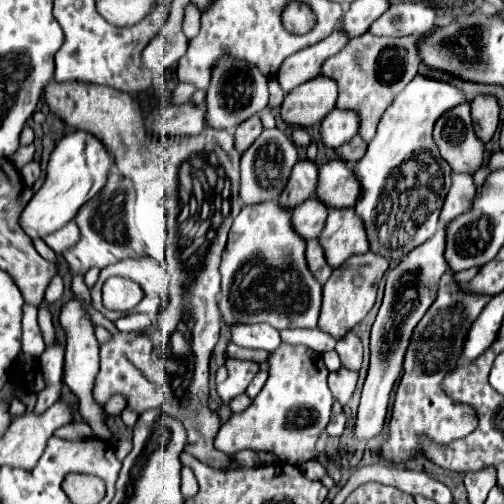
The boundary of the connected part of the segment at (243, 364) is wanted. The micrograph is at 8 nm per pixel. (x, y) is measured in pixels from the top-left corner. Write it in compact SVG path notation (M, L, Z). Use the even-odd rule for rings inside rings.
M229 358L225 362L225 368L227 368L229 376L227 376L225 382L217 384L217 394L221 396L223 402L231 402L235 396L245 394L245 388L253 380L253 376L259 372L259 364L257 362Z

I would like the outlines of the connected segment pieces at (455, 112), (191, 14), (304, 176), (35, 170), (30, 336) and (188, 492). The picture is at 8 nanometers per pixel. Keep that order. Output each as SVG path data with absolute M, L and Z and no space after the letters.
M459 104L457 108L451 108L441 116L433 128L433 140L441 152L441 156L447 160L447 164L453 168L453 172L477 172L477 168L483 166L483 142L477 140L471 124L469 104Z
M189 4L187 10L185 10L185 20L183 20L183 32L185 32L187 38L197 36L199 28L201 28L199 18L201 18L201 14L197 12L197 8L193 8L193 4Z
M309 160L295 164L291 178L285 186L285 192L279 196L279 204L293 210L315 194L317 188L317 166Z
M29 162L27 166L21 168L21 176L25 180L27 186L33 186L35 180L41 176L41 168L39 168L39 162Z
M25 304L23 306L23 352L29 356L41 356L45 350L41 330L37 324L37 308Z
M185 466L183 472L181 472L181 476L183 476L183 478L181 478L181 490L183 490L183 496L185 496L185 498L195 496L199 484L197 484L197 478L195 478L193 470L191 470L189 466Z

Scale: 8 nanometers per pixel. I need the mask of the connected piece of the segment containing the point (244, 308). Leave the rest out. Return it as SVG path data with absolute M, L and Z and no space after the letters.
M275 200L255 206L243 206L241 214L235 218L227 248L221 262L221 294L219 312L221 322L233 324L257 324L265 322L277 330L283 328L317 328L317 318L321 310L321 286L313 278L305 262L305 240L301 240L291 228L291 212L281 208Z

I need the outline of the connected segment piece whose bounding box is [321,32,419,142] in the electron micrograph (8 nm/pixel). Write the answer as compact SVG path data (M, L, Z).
M363 34L359 38L349 40L349 44L325 60L321 74L331 76L337 82L339 96L335 108L349 108L361 116L359 136L365 142L371 142L375 136L377 124L387 110L387 106L397 98L397 94L413 80L419 70L419 56L417 56L417 38L377 38L373 34Z

